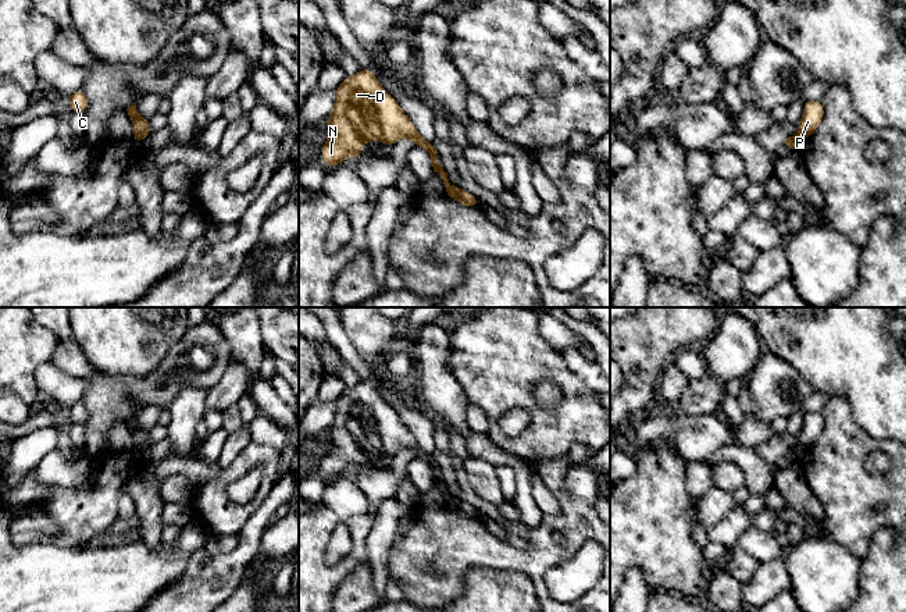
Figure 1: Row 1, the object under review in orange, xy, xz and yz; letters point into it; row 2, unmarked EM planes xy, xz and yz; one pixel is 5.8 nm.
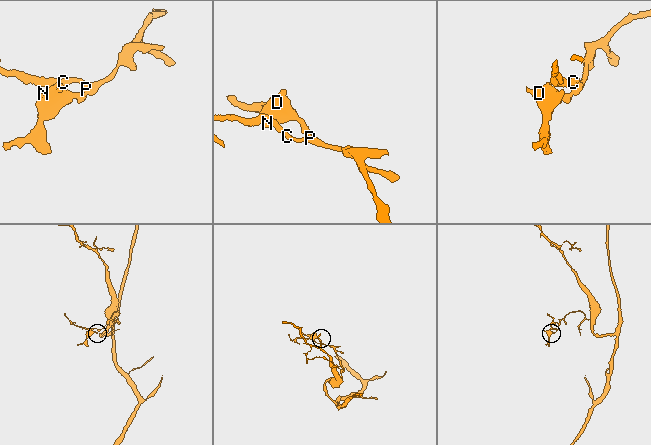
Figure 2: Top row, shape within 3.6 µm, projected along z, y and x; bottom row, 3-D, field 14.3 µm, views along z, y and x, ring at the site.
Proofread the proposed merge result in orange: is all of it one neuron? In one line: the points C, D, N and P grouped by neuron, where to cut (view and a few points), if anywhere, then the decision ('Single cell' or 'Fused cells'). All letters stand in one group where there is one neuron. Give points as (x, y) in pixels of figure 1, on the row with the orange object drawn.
Groups: C P / D N. Split along yz (799, 132), (805, 137). Fused cells

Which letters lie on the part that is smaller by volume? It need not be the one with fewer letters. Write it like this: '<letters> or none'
D, N

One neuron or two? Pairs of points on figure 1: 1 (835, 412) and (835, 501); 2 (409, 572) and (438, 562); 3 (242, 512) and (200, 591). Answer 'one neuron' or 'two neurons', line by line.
1: one neuron
2: one neuron
3: two neurons

